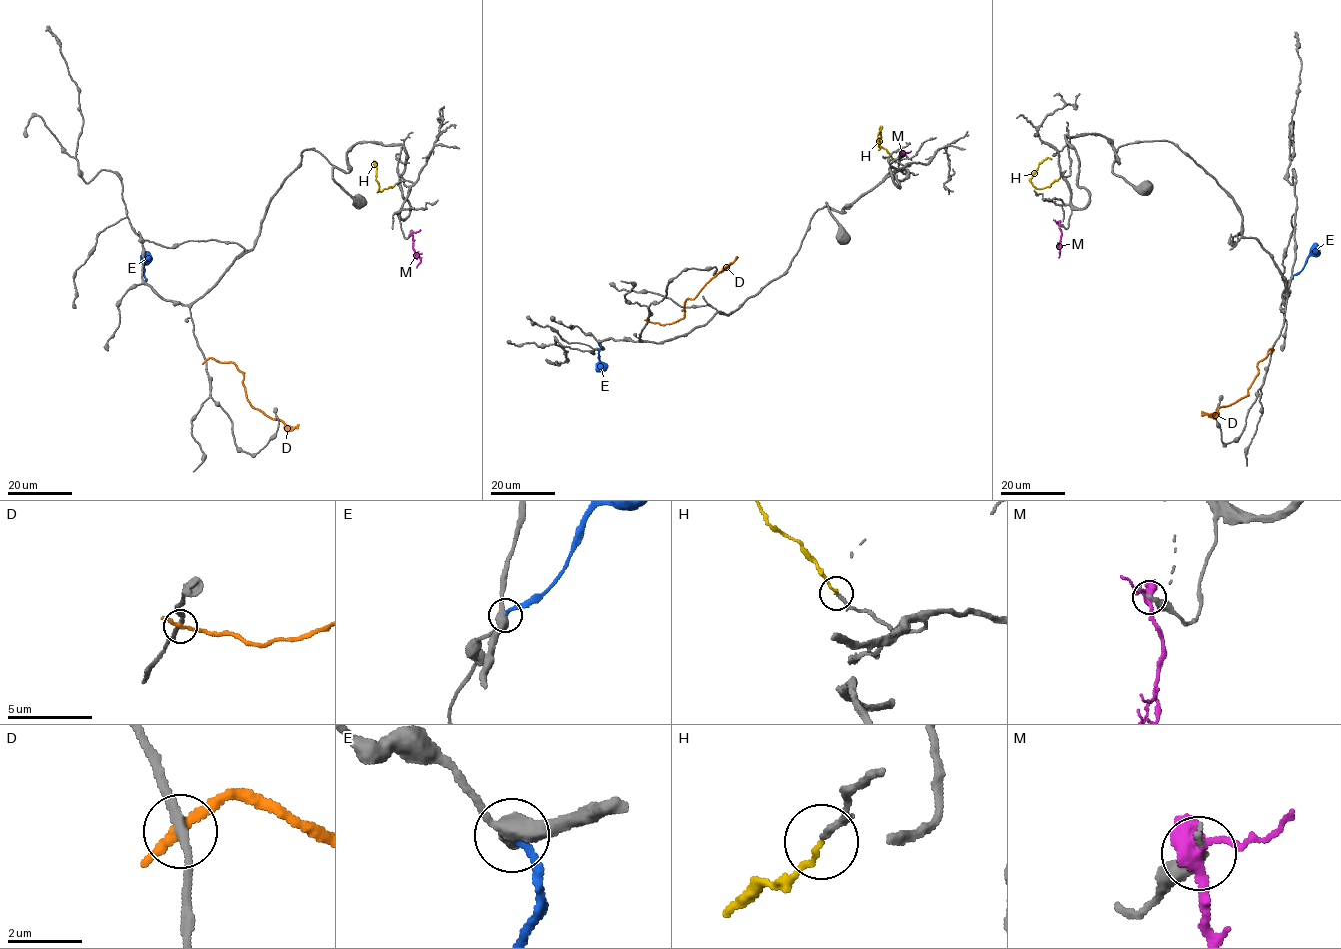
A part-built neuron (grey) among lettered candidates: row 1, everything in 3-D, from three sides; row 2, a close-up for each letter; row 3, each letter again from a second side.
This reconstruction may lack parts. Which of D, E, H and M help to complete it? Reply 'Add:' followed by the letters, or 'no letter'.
Add: H

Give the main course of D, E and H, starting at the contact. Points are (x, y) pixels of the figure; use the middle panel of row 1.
D: (648, 322), (663, 325), (682, 319), (686, 299), (695, 298), (709, 281), (738, 257)
E: (598, 341), (604, 370)
H: (893, 159), (877, 140), (880, 126), (878, 150)

